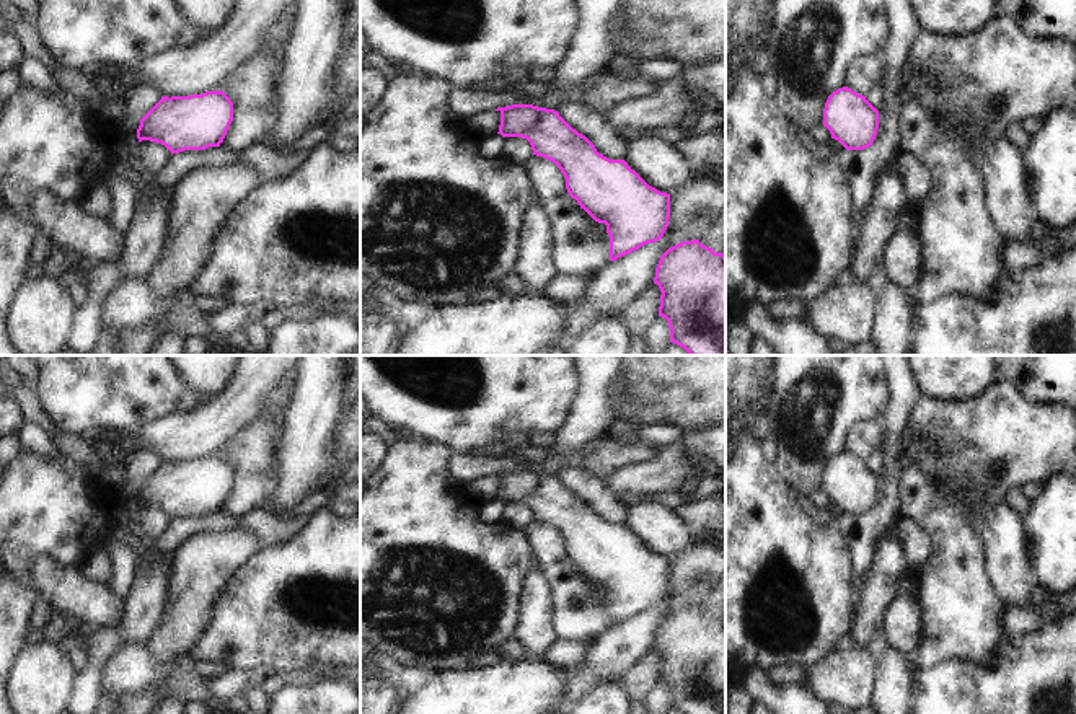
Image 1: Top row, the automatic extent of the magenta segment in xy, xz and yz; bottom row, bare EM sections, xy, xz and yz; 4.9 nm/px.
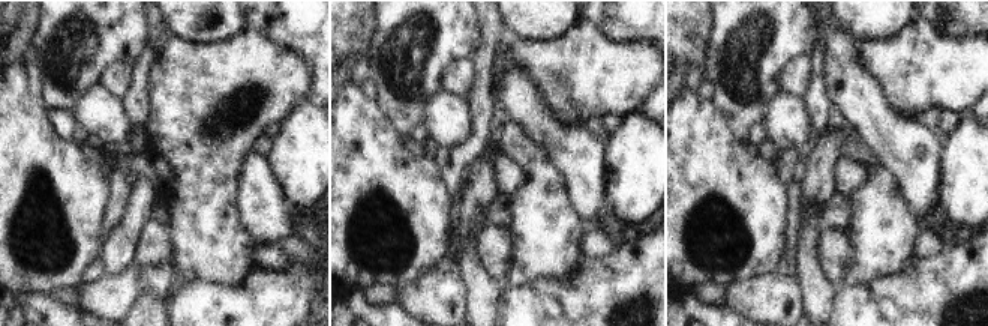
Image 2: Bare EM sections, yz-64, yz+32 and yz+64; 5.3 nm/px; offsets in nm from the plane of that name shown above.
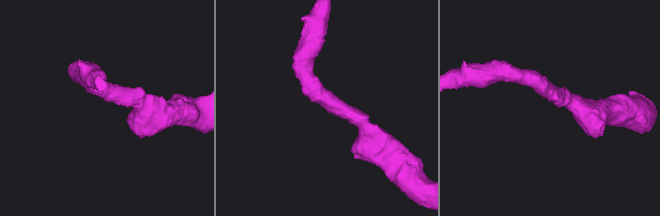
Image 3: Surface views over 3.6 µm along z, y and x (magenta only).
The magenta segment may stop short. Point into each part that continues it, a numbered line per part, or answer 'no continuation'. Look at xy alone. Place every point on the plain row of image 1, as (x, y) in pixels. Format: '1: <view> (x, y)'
no continuation

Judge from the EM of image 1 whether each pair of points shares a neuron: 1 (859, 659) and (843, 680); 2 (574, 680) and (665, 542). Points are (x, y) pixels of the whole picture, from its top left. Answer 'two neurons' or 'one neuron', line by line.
1: one neuron
2: two neurons

